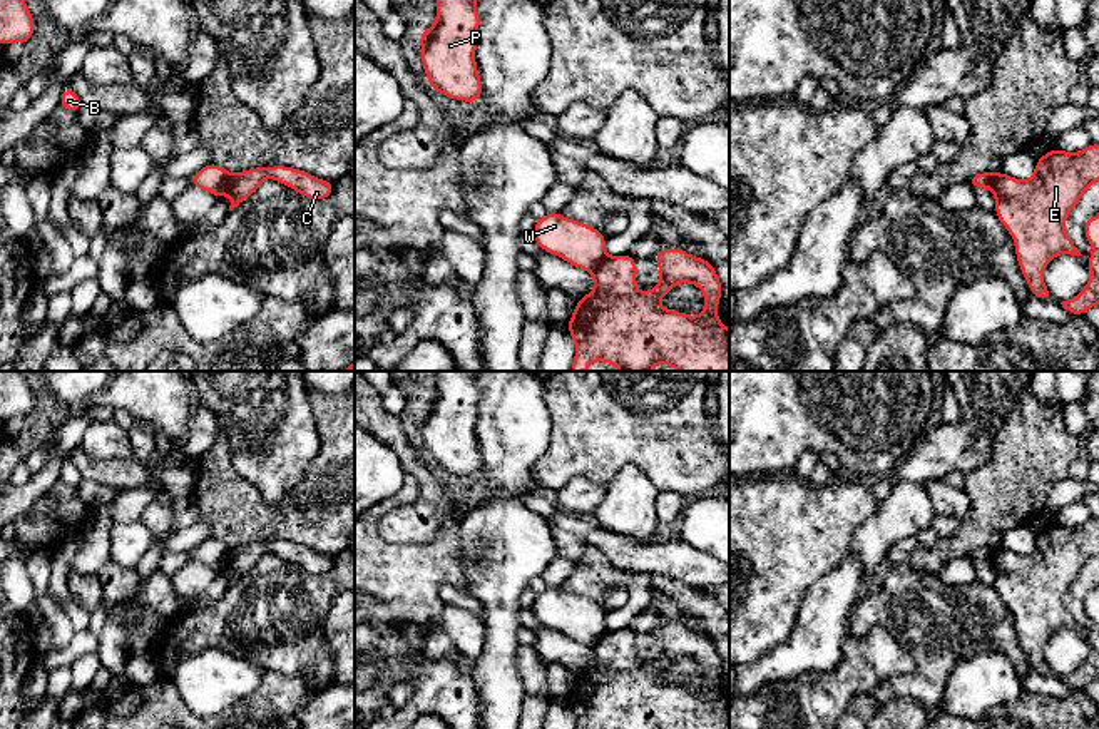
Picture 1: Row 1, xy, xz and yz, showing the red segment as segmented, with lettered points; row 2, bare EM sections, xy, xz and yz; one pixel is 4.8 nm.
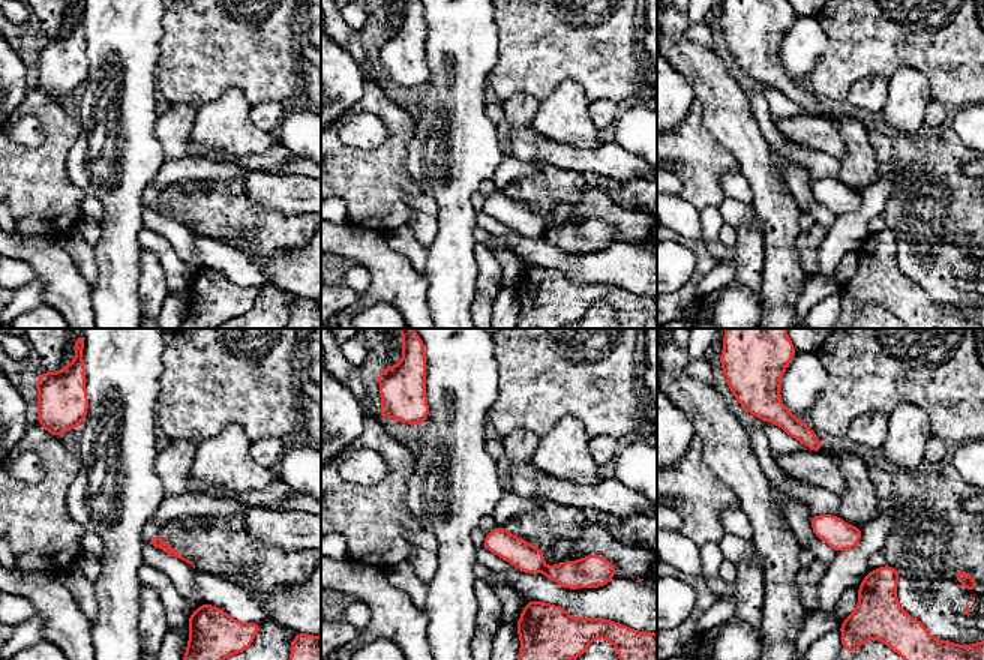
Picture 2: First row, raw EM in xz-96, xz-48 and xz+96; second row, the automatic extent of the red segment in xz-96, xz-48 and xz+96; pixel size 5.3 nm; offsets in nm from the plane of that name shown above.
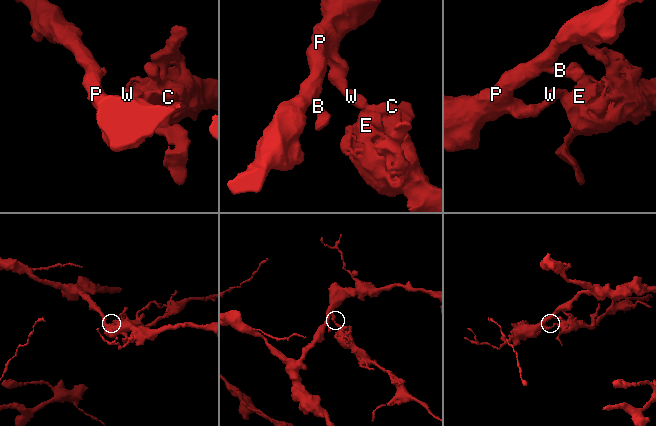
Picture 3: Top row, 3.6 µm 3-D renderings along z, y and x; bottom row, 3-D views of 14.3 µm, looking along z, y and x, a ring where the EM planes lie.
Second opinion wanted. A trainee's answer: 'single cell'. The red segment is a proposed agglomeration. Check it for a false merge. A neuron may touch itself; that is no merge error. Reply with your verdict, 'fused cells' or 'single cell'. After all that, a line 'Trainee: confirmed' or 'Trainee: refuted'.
fused cells
Trainee: refuted

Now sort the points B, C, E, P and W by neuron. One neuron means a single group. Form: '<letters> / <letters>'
B P W / C E

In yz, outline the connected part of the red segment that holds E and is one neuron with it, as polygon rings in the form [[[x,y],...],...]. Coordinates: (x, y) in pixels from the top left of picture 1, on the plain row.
[[[1099,518],[1084,525],[1052,523],[1027,555],[997,547],[995,589],[1015,617],[1015,632],[1030,669],[1050,675],[1042,649],[1057,629],[1082,630],[1064,604],[1082,568],[1099,555]]]

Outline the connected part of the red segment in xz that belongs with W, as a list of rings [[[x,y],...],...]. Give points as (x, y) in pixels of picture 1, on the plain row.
[[[557,587],[537,594],[532,612],[542,625],[589,647],[606,634],[606,610],[599,604]]]

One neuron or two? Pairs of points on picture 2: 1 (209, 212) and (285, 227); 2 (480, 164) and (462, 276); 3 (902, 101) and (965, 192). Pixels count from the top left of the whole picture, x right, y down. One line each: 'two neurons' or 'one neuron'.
1: one neuron
2: one neuron
3: two neurons

